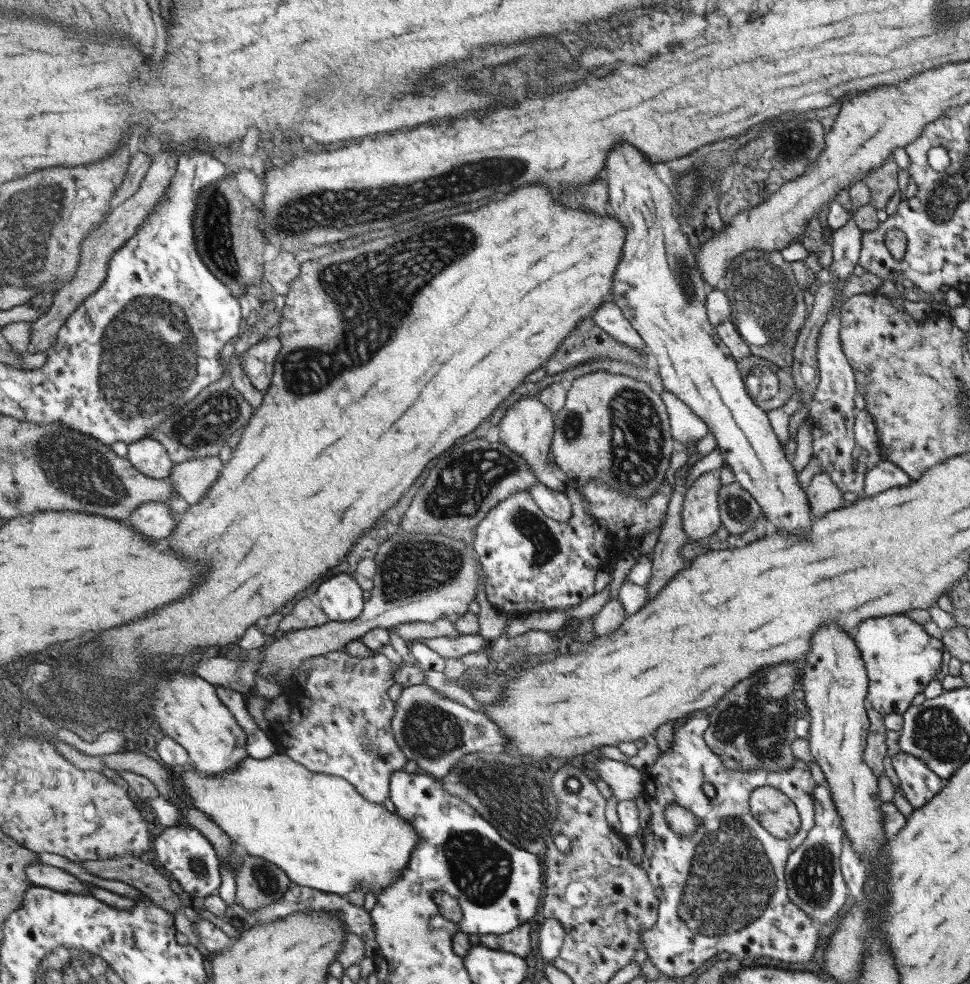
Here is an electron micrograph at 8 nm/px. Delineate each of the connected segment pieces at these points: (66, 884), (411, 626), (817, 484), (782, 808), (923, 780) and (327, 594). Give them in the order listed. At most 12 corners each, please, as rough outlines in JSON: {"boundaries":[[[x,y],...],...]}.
{"boundaries":[[[45,863],[27,869],[35,885],[89,895],[85,881]],[[448,619],[399,623],[388,631],[405,641],[461,635]],[[821,470],[804,493],[814,517],[843,508],[844,494]],[[771,787],[754,788],[750,816],[775,838],[800,828],[792,800]],[[899,751],[890,761],[903,797],[923,806],[946,782]],[[339,573],[316,590],[331,621],[364,612],[363,588]]]}

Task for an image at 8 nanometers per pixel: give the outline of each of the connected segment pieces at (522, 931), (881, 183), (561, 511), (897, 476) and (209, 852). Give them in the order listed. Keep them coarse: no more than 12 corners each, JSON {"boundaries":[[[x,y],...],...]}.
{"boundaries":[[[531,924],[506,935],[482,935],[481,944],[525,958],[531,952]],[[892,156],[867,173],[863,182],[870,204],[884,210],[897,189],[898,167]],[[542,483],[529,492],[552,519],[569,522],[574,506],[569,495]],[[879,460],[864,474],[862,496],[905,486],[911,479]],[[189,824],[155,839],[159,865],[204,900],[222,887],[217,848]]]}

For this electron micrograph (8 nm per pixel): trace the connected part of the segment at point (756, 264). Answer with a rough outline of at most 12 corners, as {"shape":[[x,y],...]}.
{"shape":[[745,251],[720,287],[750,354],[786,370],[802,292],[777,251]]}

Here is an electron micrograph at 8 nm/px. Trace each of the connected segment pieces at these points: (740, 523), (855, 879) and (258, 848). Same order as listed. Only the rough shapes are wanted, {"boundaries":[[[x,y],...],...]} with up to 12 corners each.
{"boundaries":[[[737,481],[719,485],[720,524],[741,535],[760,506]],[[842,836],[839,866],[851,900],[864,896],[865,857]],[[288,754],[181,794],[292,882],[376,896],[419,834]]]}

